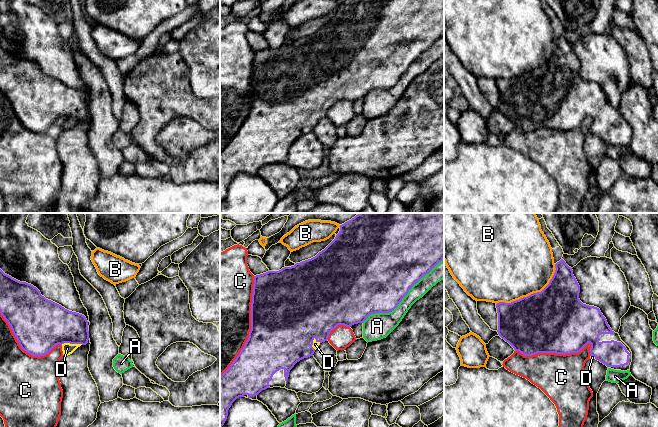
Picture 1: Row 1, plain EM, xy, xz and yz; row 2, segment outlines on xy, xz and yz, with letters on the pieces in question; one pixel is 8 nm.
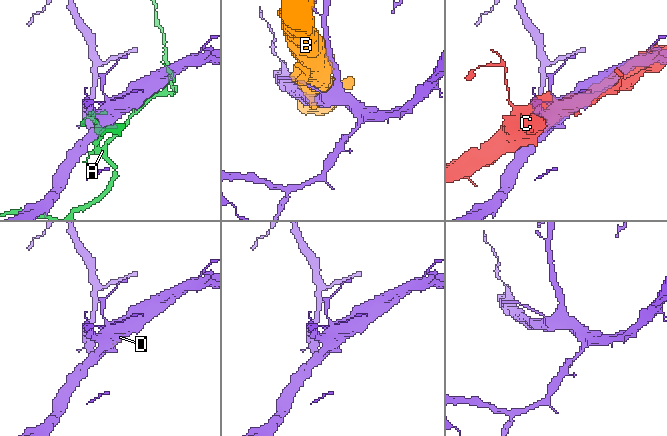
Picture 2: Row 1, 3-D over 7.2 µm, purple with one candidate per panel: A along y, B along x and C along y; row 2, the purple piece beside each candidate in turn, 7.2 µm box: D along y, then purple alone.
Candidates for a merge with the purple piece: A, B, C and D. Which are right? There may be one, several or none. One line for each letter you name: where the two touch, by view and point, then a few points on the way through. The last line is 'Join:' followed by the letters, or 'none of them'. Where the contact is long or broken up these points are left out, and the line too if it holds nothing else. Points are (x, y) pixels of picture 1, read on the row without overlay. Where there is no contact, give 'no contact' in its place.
D: contact xy (72, 119)
Join: D

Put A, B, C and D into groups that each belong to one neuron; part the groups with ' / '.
A / B / C / D

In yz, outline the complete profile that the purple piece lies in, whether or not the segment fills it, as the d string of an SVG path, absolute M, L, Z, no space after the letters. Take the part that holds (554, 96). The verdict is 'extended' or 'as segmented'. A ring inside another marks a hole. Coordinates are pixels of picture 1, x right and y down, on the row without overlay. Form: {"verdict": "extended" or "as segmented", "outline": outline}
{"verdict": "extended", "outline": "M563 35L555 40L555 44L552 55L541 68L511 79L496 80L499 112L524 132L537 129L578 129L590 119L591 135L596 135L614 146L630 146L630 124L621 116L619 110L610 104L599 84L580 77L580 62L572 44Z"}

